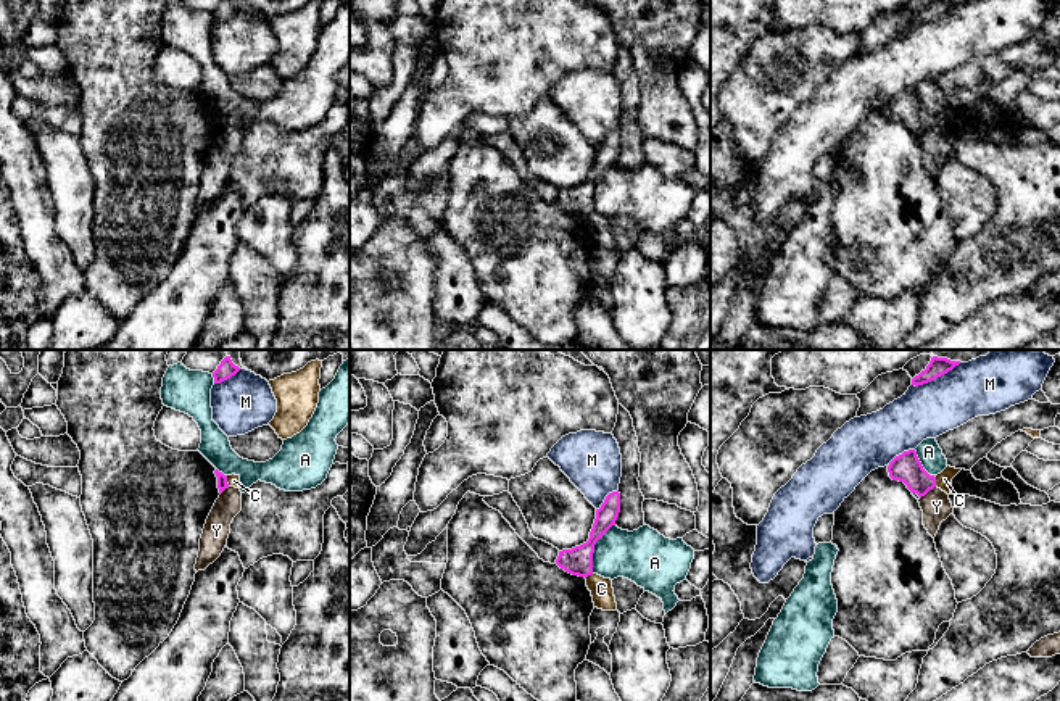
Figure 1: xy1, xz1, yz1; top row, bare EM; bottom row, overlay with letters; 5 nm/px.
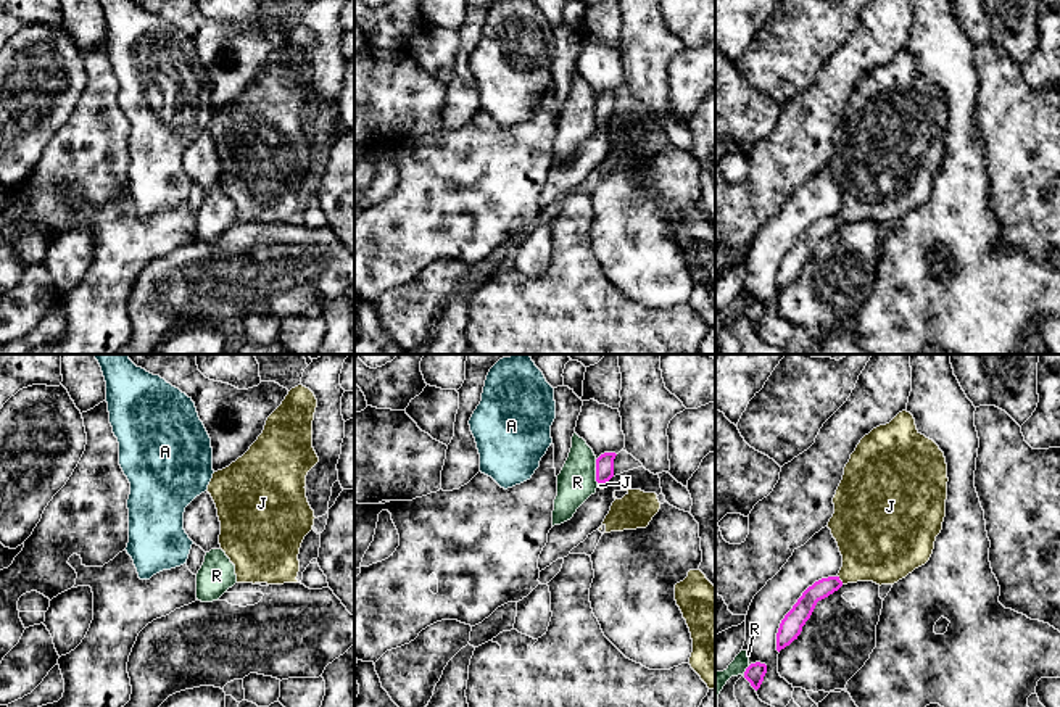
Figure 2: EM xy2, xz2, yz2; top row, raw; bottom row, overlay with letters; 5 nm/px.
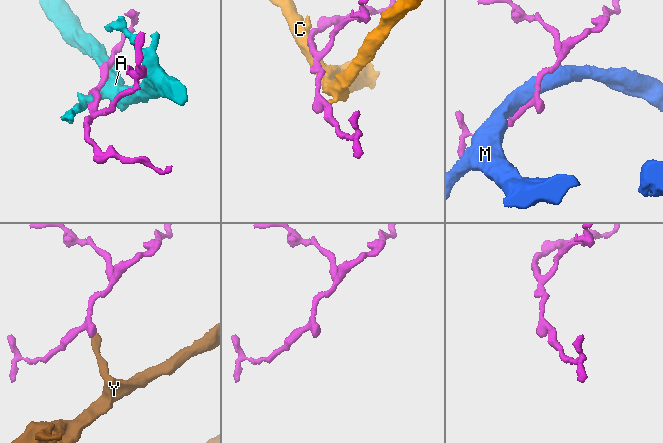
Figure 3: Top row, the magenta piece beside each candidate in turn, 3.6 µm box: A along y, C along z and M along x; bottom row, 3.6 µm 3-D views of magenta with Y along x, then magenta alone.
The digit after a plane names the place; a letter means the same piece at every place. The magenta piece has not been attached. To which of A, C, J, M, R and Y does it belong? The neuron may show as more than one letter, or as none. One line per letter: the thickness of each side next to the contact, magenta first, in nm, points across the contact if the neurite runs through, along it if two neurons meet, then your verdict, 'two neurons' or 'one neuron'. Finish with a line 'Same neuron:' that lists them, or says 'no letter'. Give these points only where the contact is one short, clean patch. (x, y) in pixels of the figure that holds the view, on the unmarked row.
A: 140 nm thick on the magenta side, 260 nm on the other; two neurons
C: 150 nm thick on the magenta side, 80 nm on the other; border along yz1 (933, 115), (936, 124); two neurons
J: 100 nm thick on the magenta side, 360 nm on the other; runs through yz2 (803, 248), (822, 227), (840, 219), (877, 186); one neuron
M: 90 nm thick on the magenta side, 280 nm on the other; two neurons
R: 100 nm thick on the magenta side, 190 nm on the other; two neurons
Y: 150 nm thick on the magenta side, 150 nm on the other; border along yz1 (935, 124), (920, 137); two neurons
Same neuron: J

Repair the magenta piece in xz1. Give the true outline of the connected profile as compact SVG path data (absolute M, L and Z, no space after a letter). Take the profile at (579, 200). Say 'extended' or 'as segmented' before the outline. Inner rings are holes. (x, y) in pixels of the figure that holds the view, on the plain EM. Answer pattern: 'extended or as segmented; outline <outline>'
as segmented; outline M617 129L609 132L601 147L596 148L596 158L590 171L588 180L572 189L559 190L556 203L572 214L585 218L591 214L594 184L612 164L615 164L619 151L620 151L620 132Z

